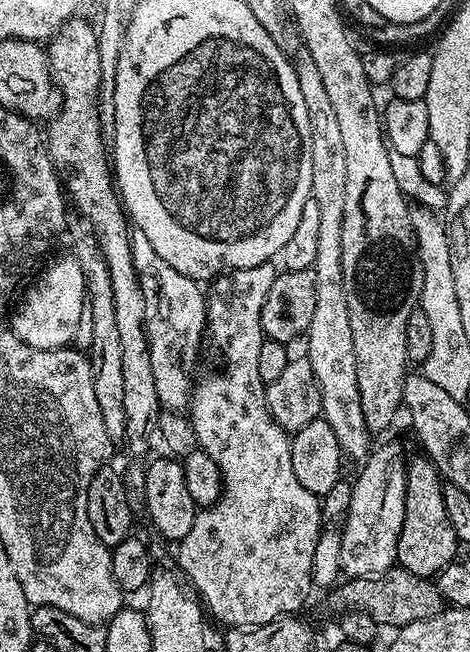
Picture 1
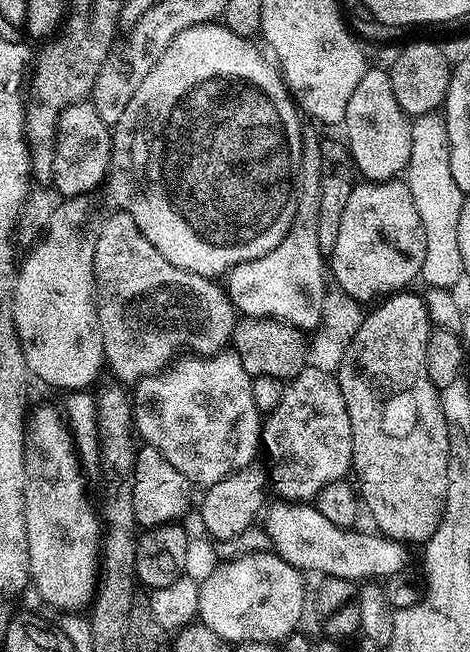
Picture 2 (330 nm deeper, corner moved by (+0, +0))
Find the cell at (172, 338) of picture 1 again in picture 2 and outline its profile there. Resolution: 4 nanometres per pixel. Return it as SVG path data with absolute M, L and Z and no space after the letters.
M232 350L207 358L177 359L167 370L148 376L134 386L135 431L147 447L159 450L162 458L183 474L189 484L207 486L225 480L241 468L249 467L255 461L252 459L256 456L256 448L258 452L262 444L262 413L254 406L252 378Z

